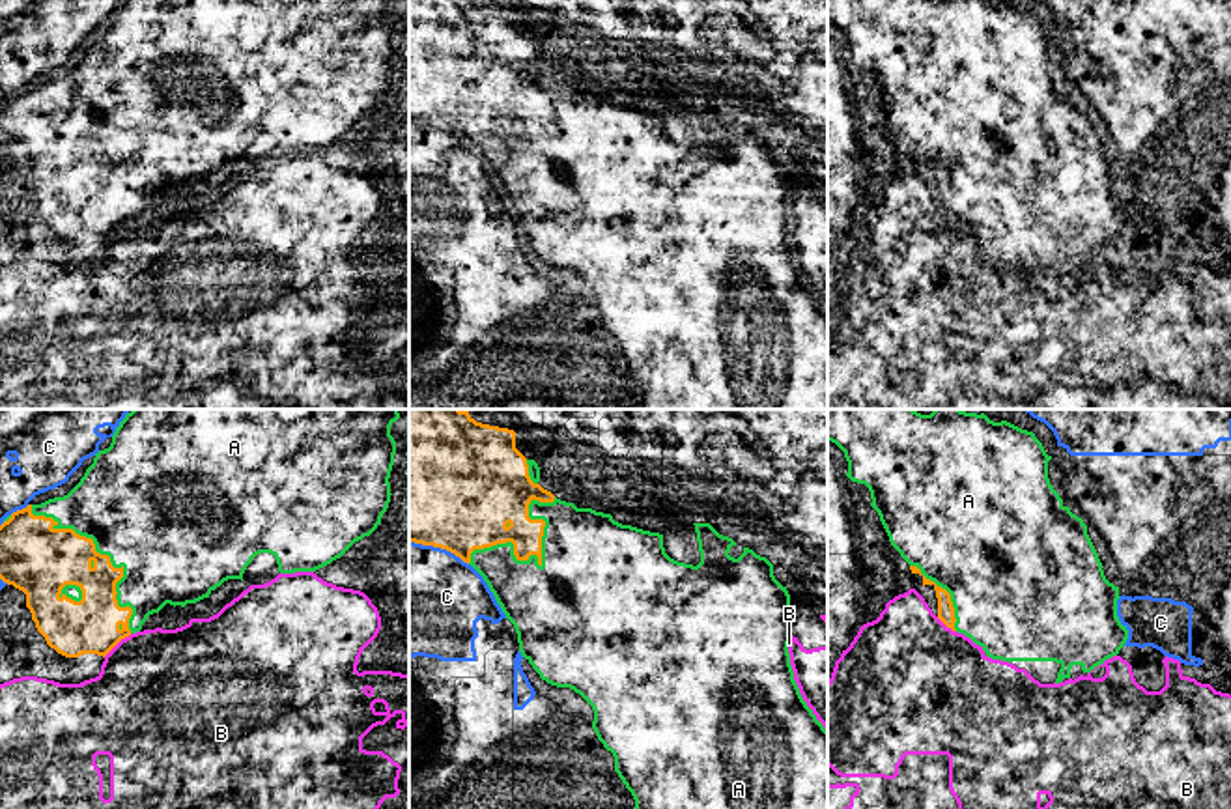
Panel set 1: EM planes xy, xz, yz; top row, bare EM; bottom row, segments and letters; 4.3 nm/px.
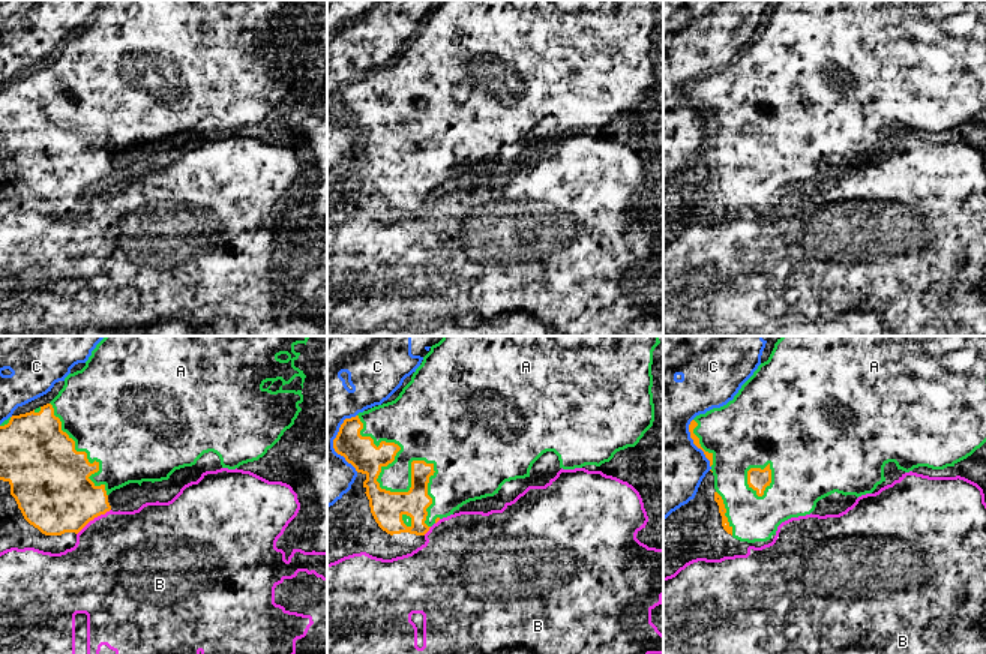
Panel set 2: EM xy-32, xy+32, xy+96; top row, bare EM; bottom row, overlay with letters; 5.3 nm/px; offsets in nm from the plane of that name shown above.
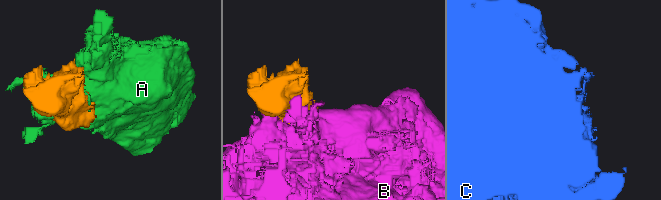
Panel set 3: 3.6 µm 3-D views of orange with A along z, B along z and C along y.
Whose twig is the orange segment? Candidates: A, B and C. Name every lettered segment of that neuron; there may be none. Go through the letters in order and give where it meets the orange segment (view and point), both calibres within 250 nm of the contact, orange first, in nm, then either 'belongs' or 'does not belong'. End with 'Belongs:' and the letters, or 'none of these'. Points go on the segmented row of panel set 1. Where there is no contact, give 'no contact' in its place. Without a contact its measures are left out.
A: xy (107, 555) | 260/500 nm | belongs
B: xy (116, 643) | 240/500 nm | does not belong
C: xz (439, 546) | 500/480 nm | does not belong
Belongs: A

